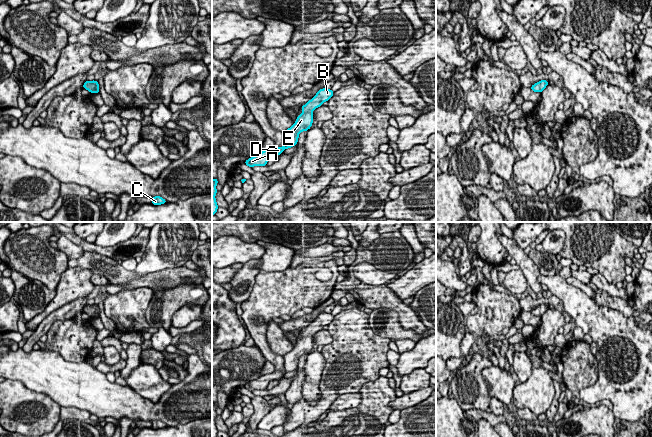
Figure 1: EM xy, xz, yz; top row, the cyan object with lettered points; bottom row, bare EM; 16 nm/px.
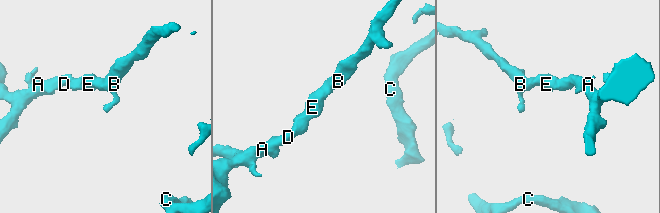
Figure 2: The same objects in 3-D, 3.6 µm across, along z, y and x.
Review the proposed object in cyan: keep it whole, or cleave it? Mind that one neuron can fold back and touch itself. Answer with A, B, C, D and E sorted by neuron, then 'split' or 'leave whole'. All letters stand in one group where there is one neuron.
A B C D E; leave whole

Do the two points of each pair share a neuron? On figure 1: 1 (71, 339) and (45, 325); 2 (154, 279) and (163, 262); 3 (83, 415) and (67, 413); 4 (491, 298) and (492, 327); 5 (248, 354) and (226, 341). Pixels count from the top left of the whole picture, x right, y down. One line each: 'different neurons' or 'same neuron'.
1: different neurons
2: different neurons
3: same neuron
4: same neuron
5: different neurons

